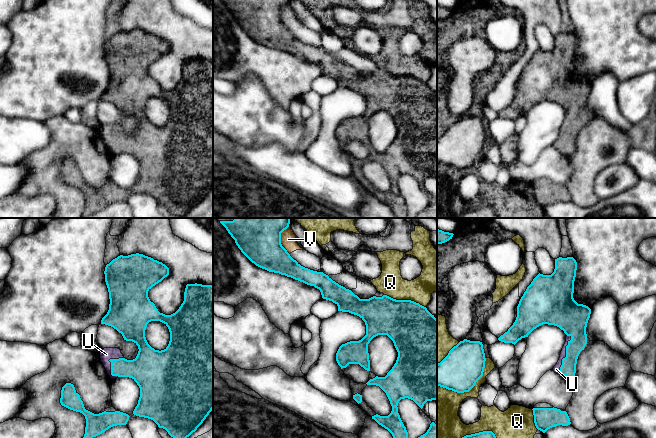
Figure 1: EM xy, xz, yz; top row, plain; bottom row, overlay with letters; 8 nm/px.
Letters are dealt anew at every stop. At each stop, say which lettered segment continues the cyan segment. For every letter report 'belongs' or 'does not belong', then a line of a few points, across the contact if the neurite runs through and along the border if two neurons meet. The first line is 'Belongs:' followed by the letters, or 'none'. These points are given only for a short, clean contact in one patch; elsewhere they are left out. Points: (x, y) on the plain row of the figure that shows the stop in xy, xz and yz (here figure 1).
Belongs: U
Q: does not belong
U: belongs
V: does not belong

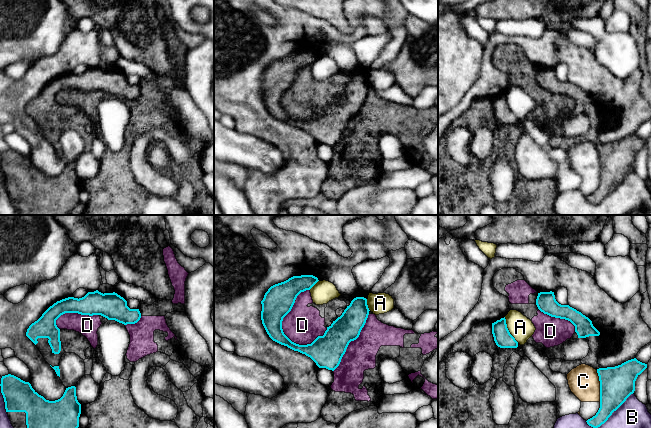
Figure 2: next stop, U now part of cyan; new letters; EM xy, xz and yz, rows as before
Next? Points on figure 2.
Belongs: none
A: does not belong
B: does not belong
C: does not belong
D: does not belong

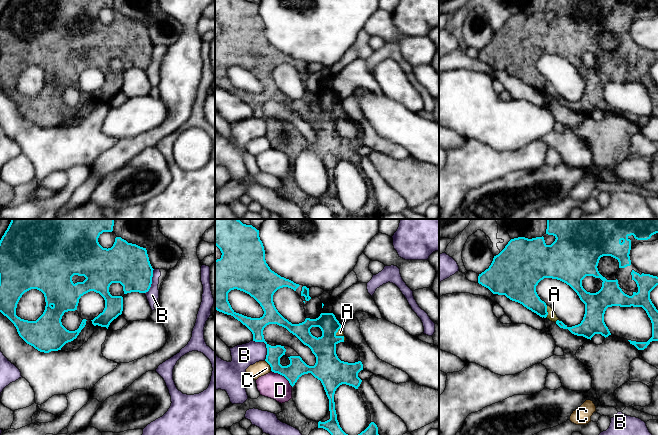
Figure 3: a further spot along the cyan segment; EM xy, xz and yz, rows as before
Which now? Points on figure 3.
Belongs: A
A: belongs | yz (523, 66), (546, 87), (552, 92)
B: does not belong
C: does not belong
D: does not belong

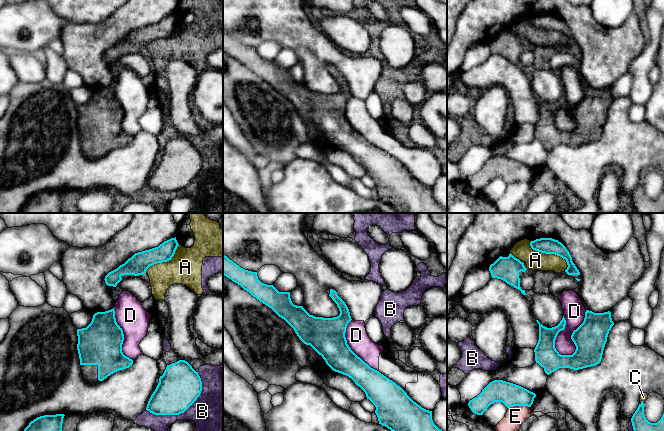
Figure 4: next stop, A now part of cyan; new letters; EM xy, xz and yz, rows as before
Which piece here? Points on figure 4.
Belongs: C
A: does not belong
B: does not belong
C: belongs | yz (646, 208), (640, 200), (641, 178), (643, 173)
D: does not belong
E: does not belong

